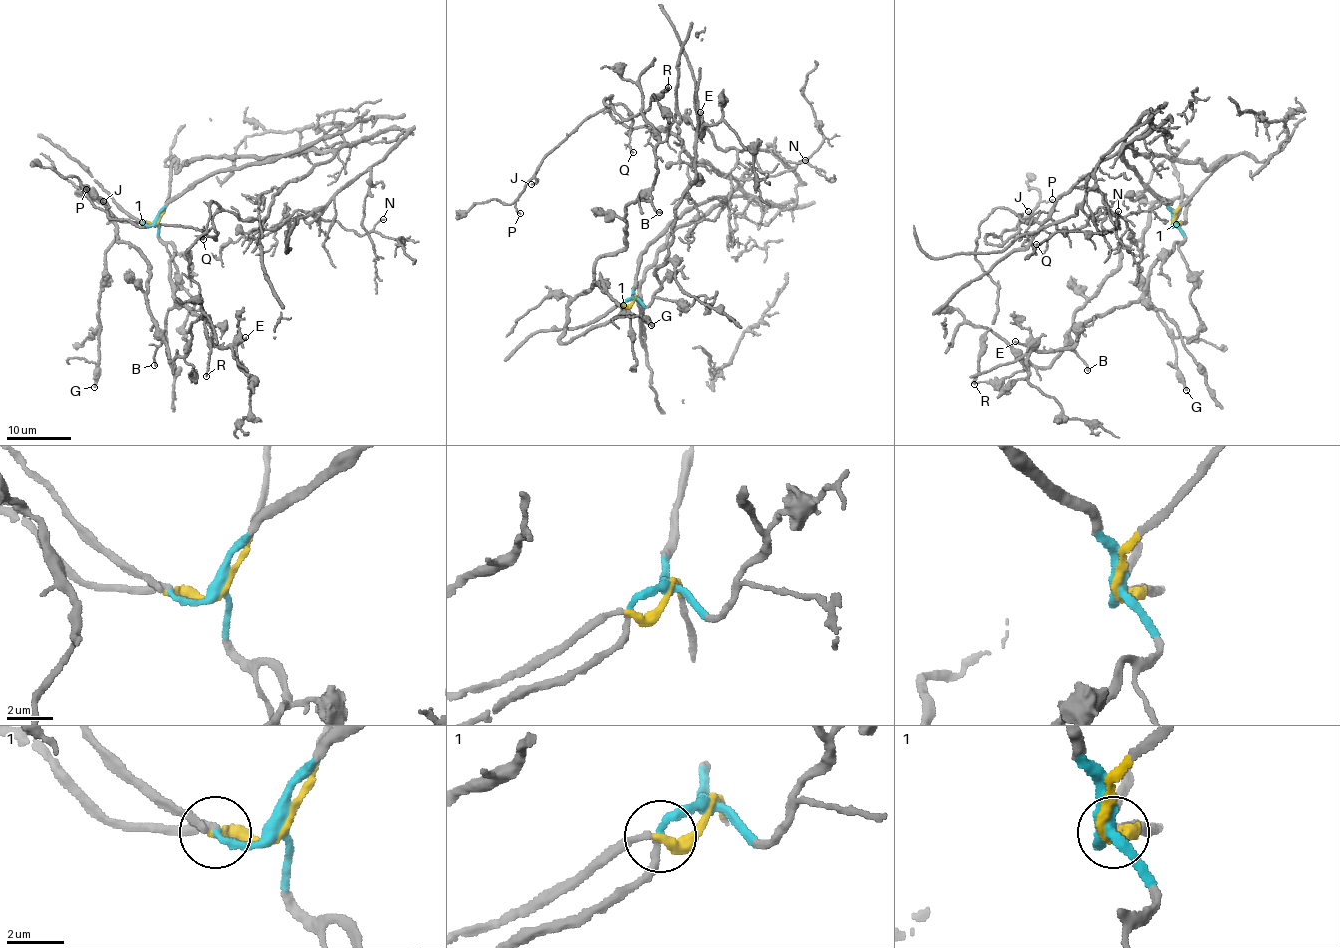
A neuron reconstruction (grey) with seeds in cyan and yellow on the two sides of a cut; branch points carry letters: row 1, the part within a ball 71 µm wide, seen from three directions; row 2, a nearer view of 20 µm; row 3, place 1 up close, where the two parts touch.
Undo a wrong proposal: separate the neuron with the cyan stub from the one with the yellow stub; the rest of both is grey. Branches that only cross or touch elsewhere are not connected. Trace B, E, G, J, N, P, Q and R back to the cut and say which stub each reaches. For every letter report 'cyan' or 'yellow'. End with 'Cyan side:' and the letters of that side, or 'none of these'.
B: cyan
E: cyan
G: cyan
J: yellow
N: yellow
P: yellow
Q: yellow
R: yellow
Cyan side: B, E, G

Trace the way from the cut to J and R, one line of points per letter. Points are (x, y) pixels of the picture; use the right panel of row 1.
J: (1173, 222), (1212, 169), (1126, 144), (1042, 221), (1018, 215), (1018, 230), (1001, 245), (984, 240), (1028, 212)
R: (1173, 222), (1212, 169), (1126, 144), (1042, 221), (997, 208), (977, 239), (976, 257), (998, 288), (975, 384)

